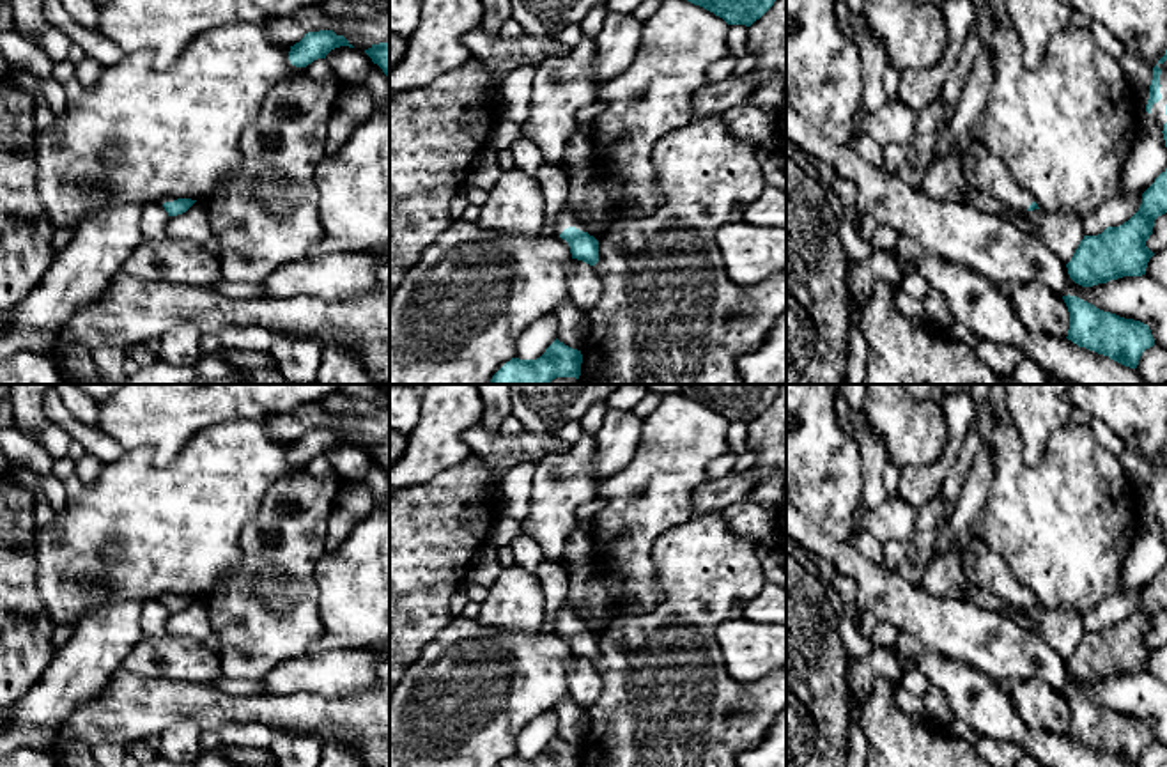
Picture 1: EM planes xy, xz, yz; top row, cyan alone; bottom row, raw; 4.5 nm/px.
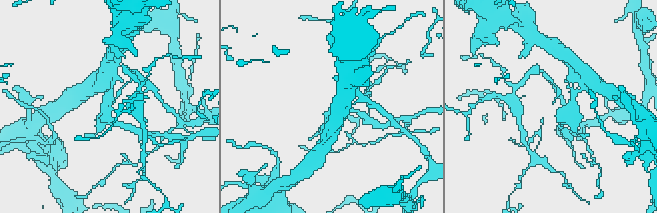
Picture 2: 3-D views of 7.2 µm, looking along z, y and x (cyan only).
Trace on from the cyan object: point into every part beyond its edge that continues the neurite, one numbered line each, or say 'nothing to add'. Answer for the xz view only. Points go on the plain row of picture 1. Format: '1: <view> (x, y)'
1: xz (565, 615)

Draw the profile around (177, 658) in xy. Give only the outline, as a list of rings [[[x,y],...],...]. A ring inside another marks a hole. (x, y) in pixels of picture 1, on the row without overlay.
[[[170,632],[142,638],[122,661],[122,668],[147,678],[202,686],[214,686],[223,677],[218,655],[204,641]]]

